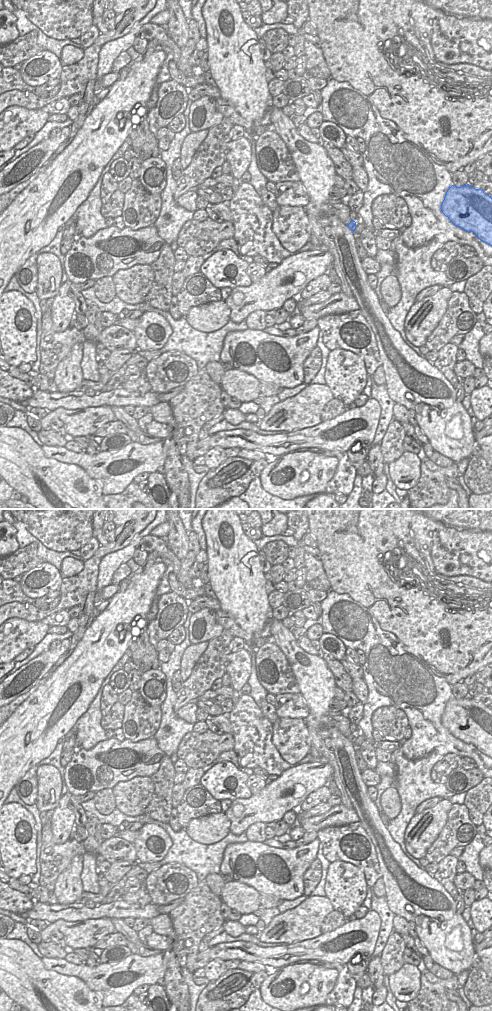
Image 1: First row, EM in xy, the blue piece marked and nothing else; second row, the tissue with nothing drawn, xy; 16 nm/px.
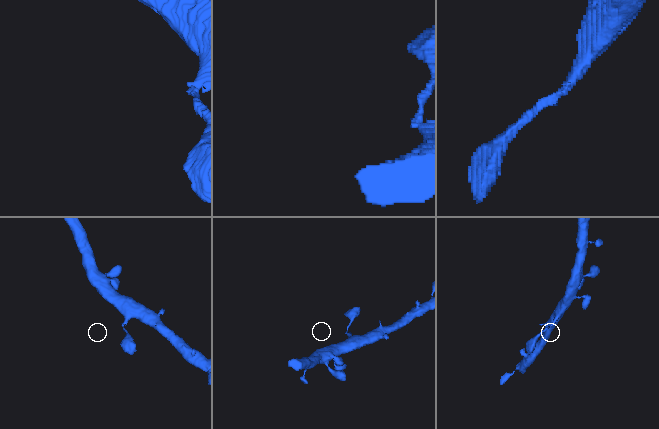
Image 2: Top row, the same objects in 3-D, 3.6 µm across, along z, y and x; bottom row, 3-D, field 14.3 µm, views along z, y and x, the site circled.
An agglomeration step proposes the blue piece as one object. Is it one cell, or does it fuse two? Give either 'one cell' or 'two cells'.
one cell

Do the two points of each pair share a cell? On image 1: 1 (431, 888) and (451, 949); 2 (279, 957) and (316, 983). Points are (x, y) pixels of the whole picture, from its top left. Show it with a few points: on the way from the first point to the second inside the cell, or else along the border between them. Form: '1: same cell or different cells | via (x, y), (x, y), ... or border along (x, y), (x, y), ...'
1: same cell | via (435, 902), (438, 915), (443, 921), (444, 933)
2: different cells | border along (289, 964), (280, 968)

